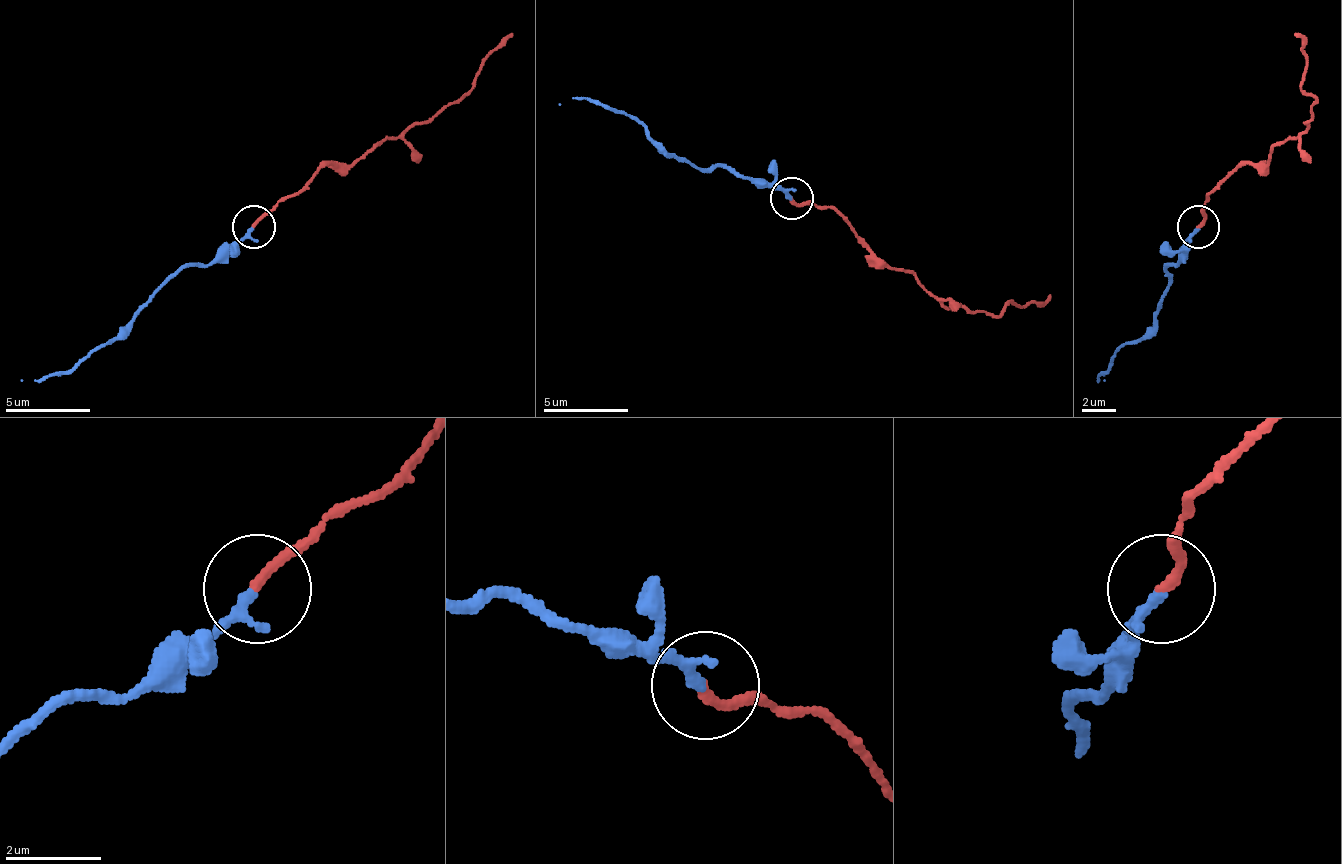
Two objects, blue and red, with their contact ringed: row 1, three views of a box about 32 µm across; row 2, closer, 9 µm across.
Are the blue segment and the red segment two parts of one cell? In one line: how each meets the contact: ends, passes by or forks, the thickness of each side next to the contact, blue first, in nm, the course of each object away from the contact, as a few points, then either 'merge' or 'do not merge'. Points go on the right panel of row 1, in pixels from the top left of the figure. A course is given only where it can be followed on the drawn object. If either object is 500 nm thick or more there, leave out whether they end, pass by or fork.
blue ends | red ends | 240/200 nm | blue via (1197, 226), (1176, 264), (1167, 268), (1158, 319), (1103, 371), (1103, 379) | red via (1197, 226), (1239, 166), (1265, 166), (1308, 128), (1316, 102), (1303, 89), (1308, 64), (1295, 34) | merge

